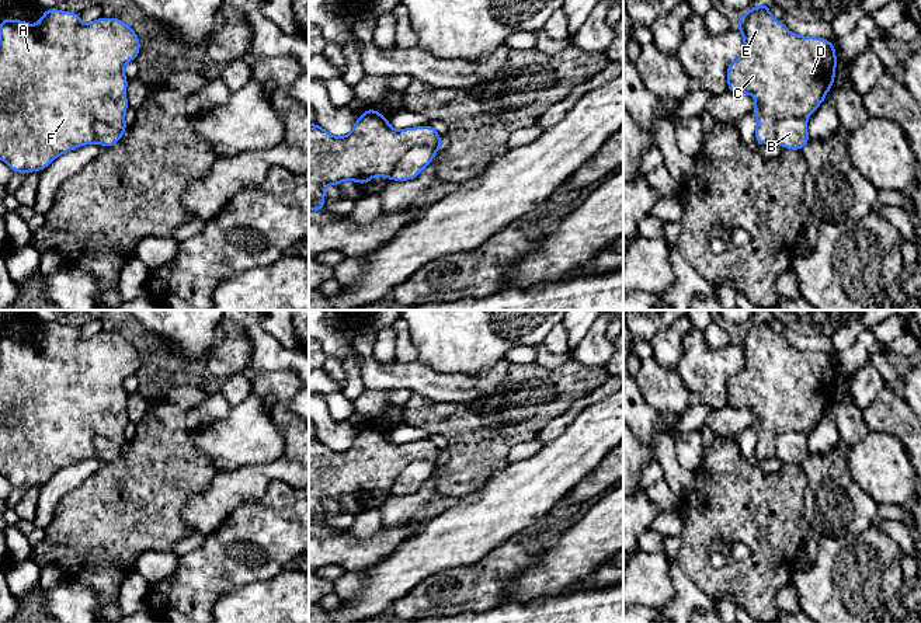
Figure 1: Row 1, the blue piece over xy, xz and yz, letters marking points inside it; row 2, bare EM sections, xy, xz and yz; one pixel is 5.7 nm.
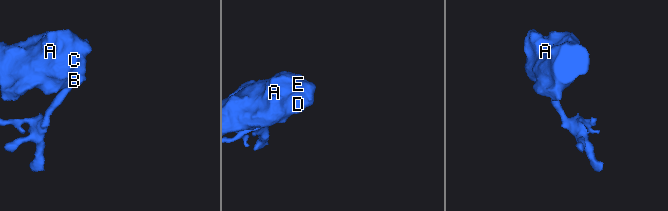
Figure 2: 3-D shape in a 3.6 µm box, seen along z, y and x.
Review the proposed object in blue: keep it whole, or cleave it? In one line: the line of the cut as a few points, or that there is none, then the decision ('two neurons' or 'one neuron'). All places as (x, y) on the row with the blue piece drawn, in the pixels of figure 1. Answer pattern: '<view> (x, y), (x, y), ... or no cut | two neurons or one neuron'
xz (435, 150), (410, 148), (389, 177) | two neurons

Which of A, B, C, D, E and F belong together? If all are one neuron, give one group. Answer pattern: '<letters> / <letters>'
A C D E F / B

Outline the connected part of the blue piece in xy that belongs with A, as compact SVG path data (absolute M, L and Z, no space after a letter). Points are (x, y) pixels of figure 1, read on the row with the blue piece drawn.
M46 8L37 25L29 25L24 20L10 20L3 17L0 21L0 160L3 160L13 173L32 173L45 170L58 156L76 147L91 145L95 140L94 125L104 123L124 135L128 128L125 112L129 107L126 100L126 87L129 80L124 74L124 66L135 60L140 52L138 34L122 22L118 17L98 17L88 25L81 24L80 13L69 13L59 8Z

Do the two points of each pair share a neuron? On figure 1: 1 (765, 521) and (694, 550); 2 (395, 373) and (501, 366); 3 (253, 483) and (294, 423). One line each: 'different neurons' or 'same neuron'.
1: same neuron
2: same neuron
3: same neuron

